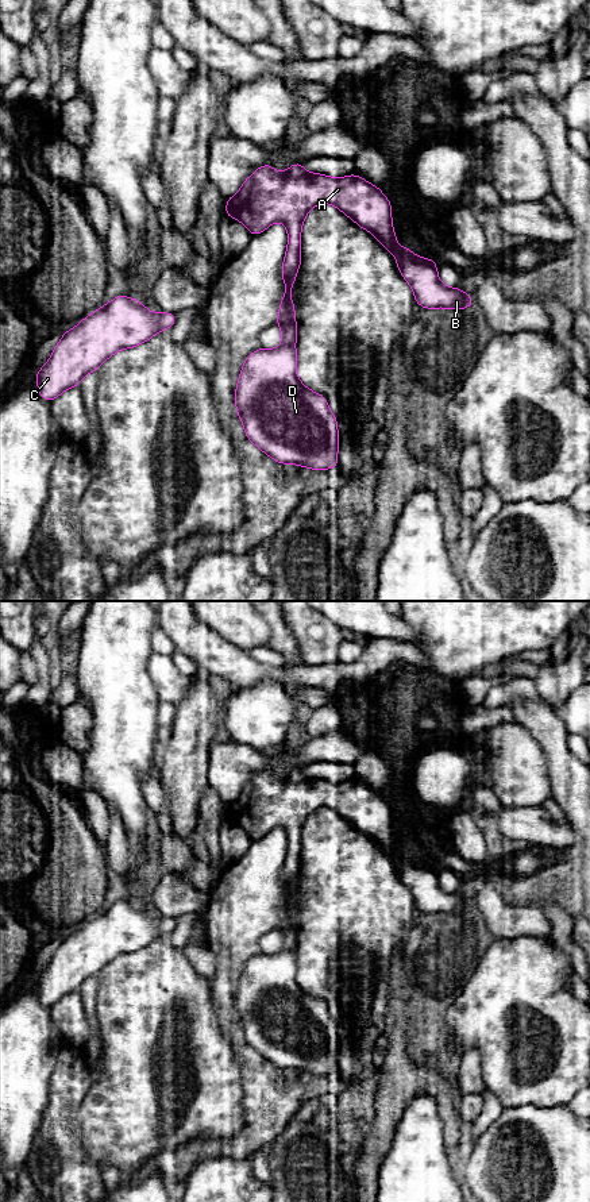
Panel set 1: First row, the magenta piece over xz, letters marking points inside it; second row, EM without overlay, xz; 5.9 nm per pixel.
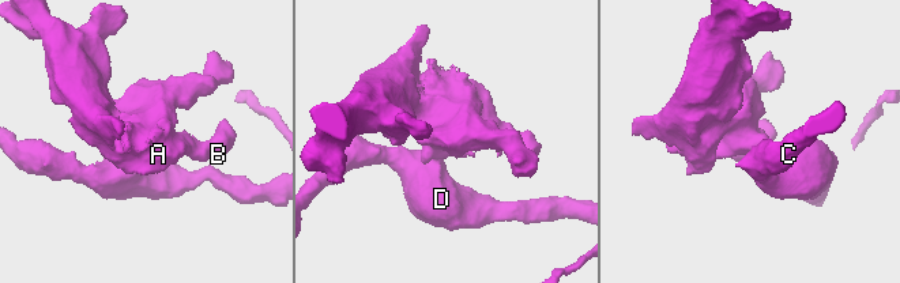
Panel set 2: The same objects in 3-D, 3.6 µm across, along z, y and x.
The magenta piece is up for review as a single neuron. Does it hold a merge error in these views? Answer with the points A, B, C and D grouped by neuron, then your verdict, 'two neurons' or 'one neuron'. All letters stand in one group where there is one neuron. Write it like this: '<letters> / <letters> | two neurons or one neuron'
A B / C D | two neurons

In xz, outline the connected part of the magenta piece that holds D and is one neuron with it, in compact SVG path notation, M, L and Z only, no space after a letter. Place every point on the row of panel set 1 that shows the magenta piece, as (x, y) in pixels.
M296 324L282 325L282 344L251 352L242 367L235 392L236 412L246 436L278 463L296 463L312 470L338 467L338 420L323 394L305 388L296 375Z

